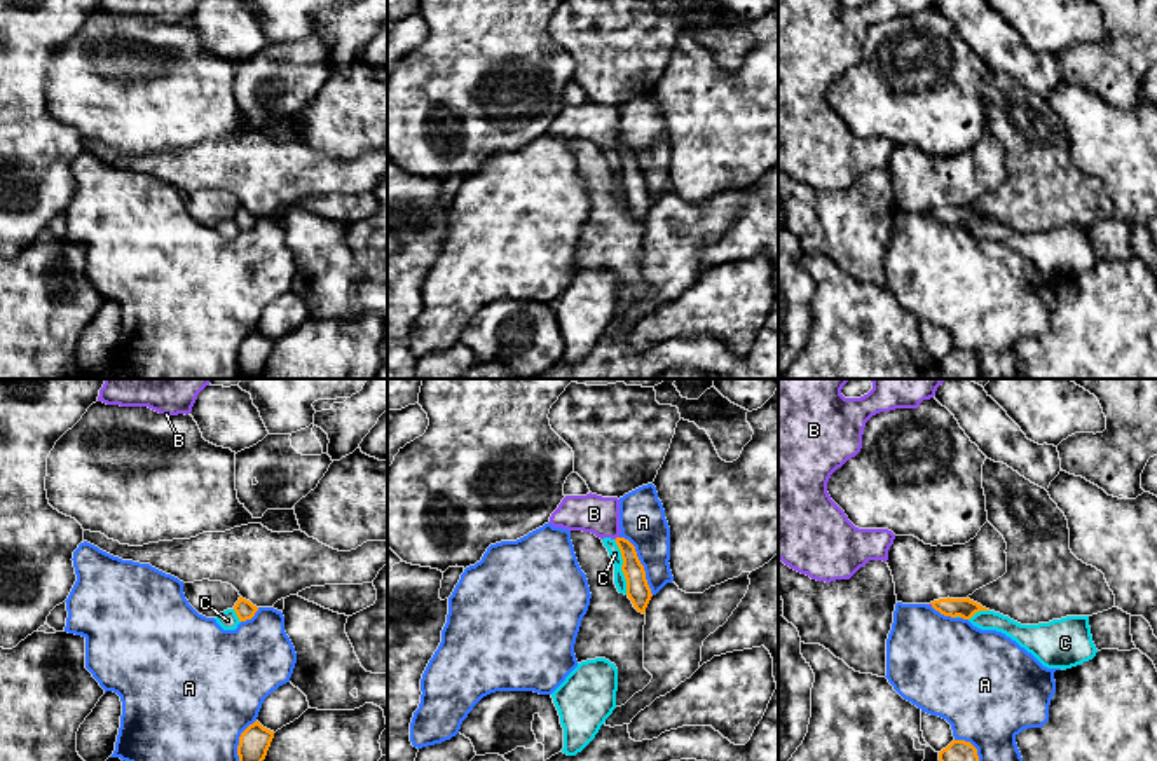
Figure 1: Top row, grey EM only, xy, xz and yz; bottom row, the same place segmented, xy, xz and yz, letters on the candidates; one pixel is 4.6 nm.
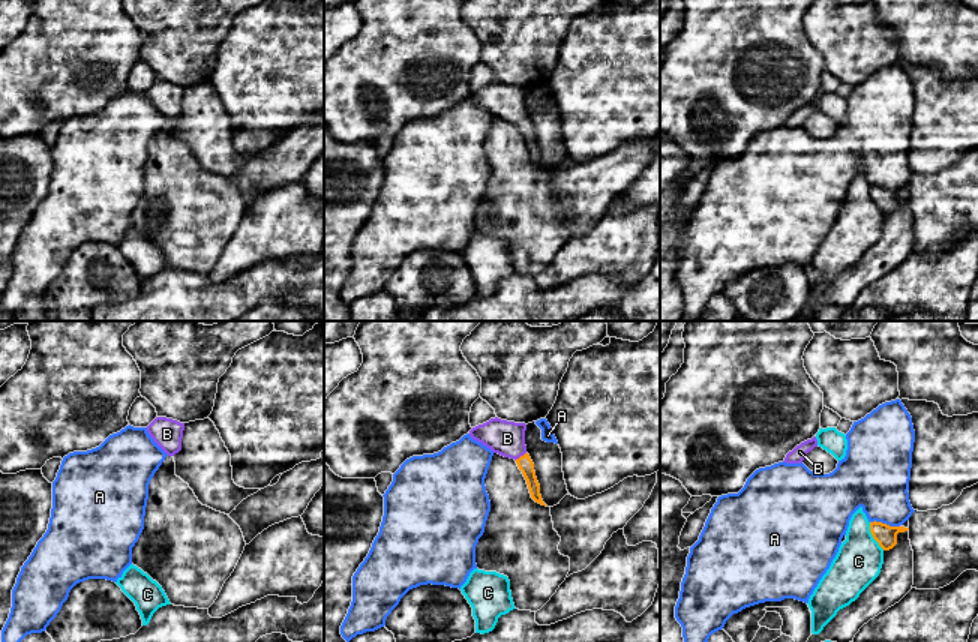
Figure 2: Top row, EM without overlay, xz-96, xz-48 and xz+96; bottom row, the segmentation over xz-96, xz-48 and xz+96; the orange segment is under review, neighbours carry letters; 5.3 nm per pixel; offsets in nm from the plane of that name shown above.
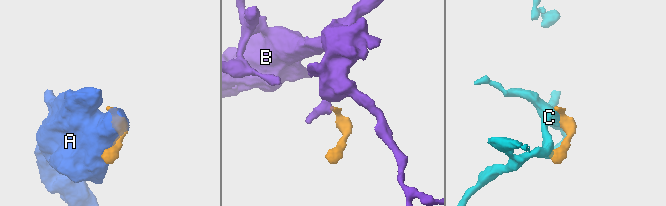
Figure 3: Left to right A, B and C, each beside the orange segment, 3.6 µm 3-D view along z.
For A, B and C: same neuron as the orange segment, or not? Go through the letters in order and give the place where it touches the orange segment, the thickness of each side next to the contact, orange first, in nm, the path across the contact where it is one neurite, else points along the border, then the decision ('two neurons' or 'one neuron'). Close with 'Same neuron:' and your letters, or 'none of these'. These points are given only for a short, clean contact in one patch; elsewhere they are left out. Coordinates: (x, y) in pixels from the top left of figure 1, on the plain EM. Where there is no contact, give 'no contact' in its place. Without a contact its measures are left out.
A: xz (641, 173) | 110/220 nm | two neurons
B: xz (616, 147) | 100/180 nm | across xz (637, 196), (629, 161), (616, 147), (594, 123) | one neuron
C: xz (622, 177) | 110/60 nm | two neurons
Same neuron: B

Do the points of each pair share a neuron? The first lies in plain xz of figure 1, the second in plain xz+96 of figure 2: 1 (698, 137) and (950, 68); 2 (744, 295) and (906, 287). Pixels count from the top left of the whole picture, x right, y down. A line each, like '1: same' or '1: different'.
1: different
2: same

